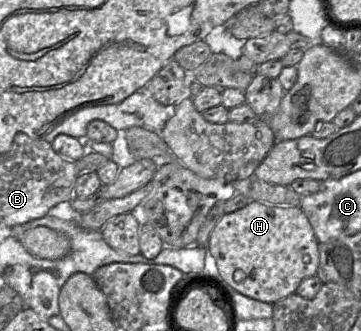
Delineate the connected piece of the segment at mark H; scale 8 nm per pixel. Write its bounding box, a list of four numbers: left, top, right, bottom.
[208,202,320,304]

